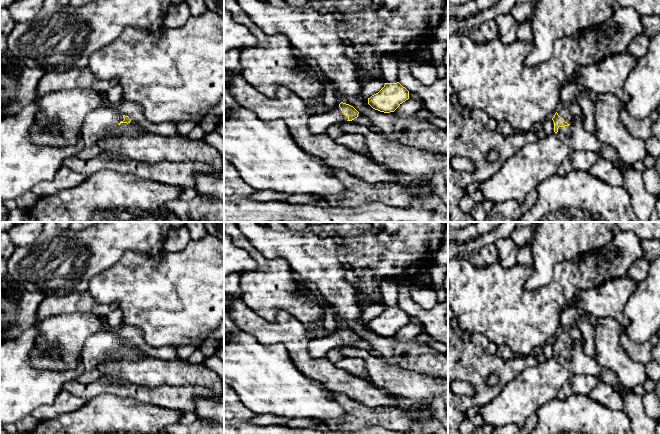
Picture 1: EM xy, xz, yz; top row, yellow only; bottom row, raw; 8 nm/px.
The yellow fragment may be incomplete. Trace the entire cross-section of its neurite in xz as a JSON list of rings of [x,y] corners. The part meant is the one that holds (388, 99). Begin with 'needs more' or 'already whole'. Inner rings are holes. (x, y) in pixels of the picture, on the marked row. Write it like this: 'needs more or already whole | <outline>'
already whole | [[[399,82],[385,83],[384,87],[368,98],[368,104],[375,110],[384,113],[394,112],[403,102],[409,99],[409,91]]]

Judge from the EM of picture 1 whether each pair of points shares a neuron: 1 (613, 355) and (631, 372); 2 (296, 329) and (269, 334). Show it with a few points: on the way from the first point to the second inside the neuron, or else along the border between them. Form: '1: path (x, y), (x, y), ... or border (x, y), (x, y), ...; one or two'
1: path (618, 360), (627, 367); one
2: path (289, 330), (276, 332); one

